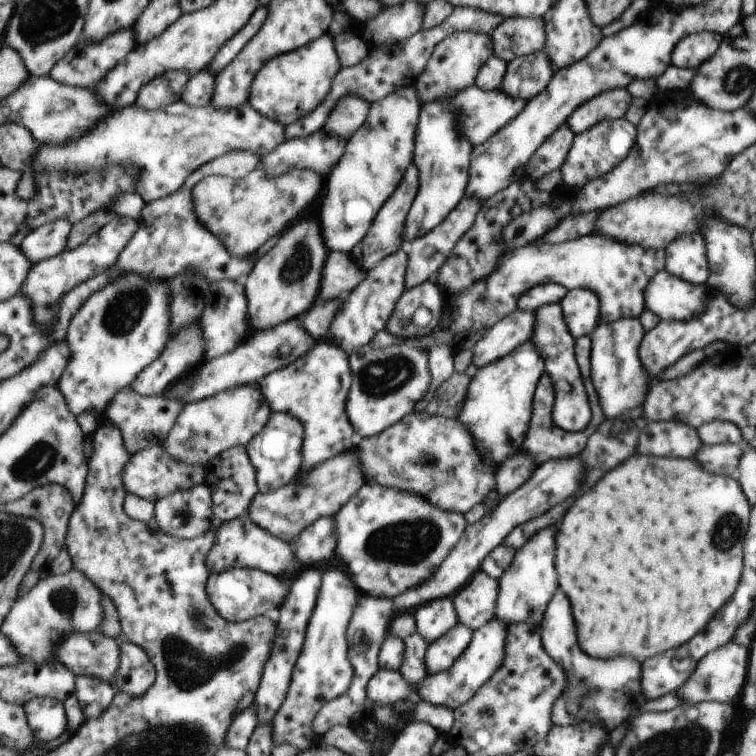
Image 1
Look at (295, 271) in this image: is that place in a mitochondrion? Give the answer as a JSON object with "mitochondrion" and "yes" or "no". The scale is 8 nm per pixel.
{"mitochondrion":"yes"}

